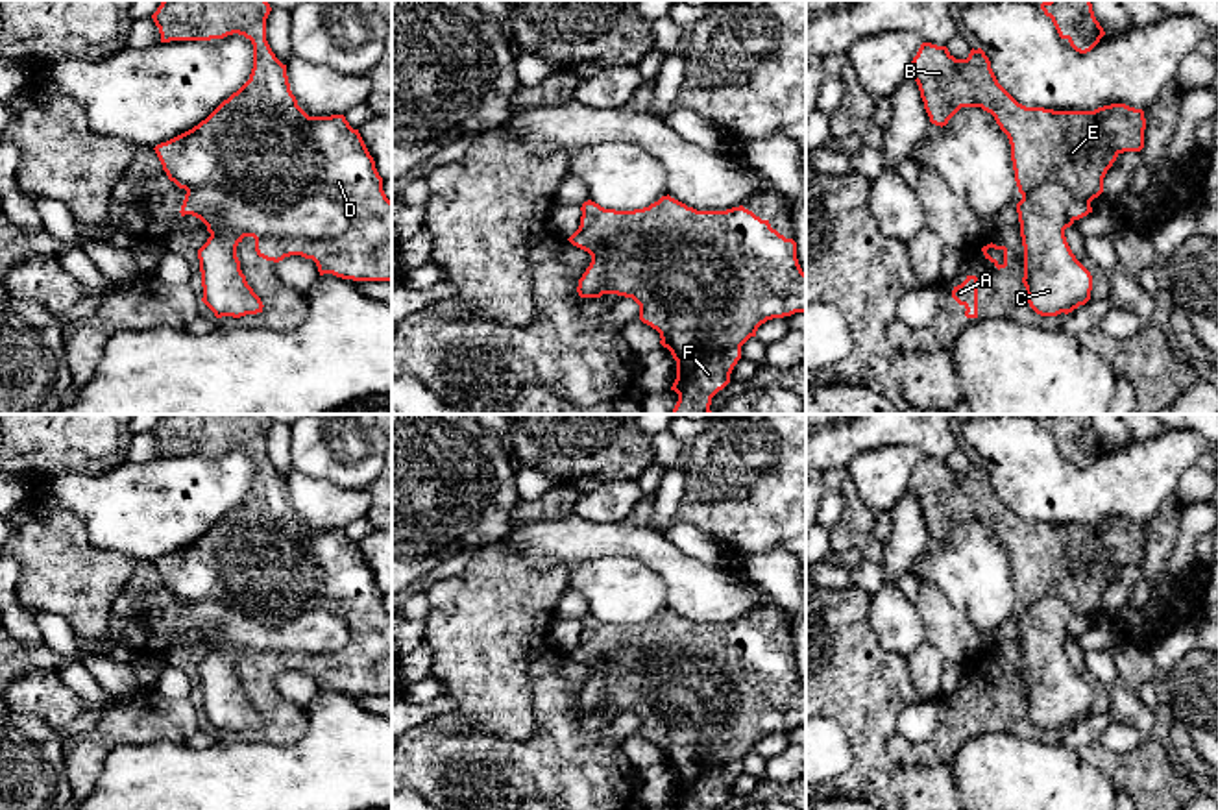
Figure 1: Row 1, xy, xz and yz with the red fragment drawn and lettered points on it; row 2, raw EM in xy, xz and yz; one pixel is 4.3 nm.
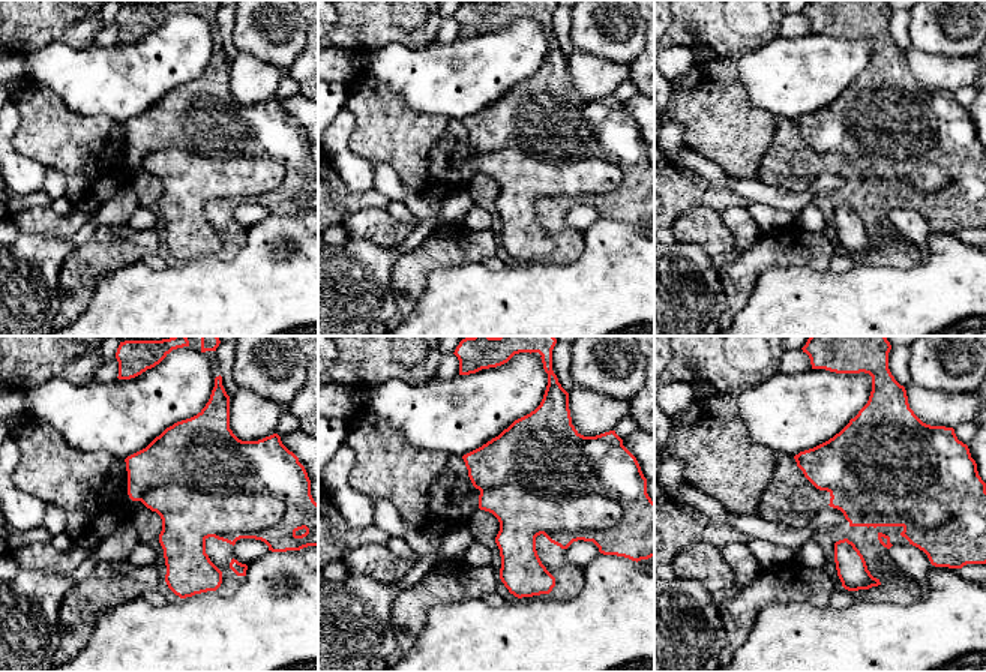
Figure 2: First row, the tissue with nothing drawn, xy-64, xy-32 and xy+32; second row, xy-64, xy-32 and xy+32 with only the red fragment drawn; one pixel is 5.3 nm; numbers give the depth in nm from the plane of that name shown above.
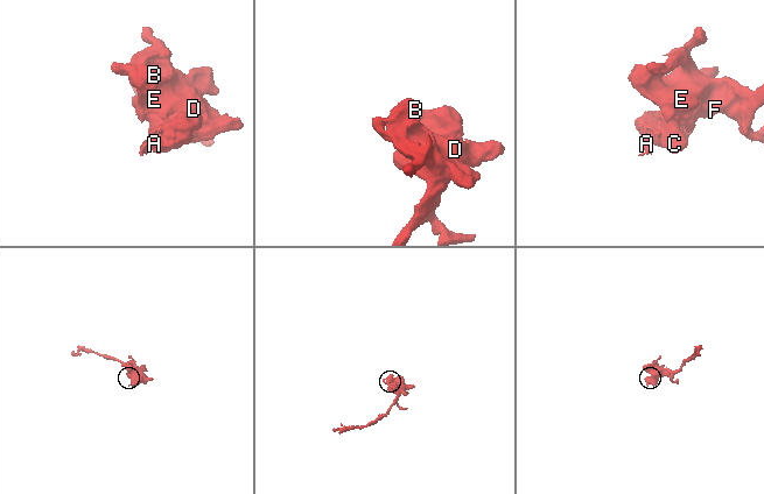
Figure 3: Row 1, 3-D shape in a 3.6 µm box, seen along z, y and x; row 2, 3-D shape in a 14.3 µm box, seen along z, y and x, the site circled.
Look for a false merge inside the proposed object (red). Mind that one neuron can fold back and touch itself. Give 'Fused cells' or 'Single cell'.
Fused cells

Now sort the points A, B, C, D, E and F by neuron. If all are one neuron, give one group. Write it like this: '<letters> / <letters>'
A B D E F / C

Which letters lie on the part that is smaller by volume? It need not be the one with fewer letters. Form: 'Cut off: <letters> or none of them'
Cut off: C

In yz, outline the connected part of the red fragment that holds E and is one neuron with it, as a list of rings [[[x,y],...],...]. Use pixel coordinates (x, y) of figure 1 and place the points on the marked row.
[[[922,43],[907,76],[917,81],[924,109],[935,126],[946,126],[961,107],[981,107],[991,113],[1009,139],[1015,181],[1022,196],[1044,183],[1059,183],[1072,192],[1066,227],[1092,213],[1090,202],[1103,192],[1103,178],[1116,157],[1144,148],[1142,109],[1126,104],[1111,104],[1094,111],[1026,107],[998,83],[981,48],[972,48],[967,59],[956,59],[946,46]]]

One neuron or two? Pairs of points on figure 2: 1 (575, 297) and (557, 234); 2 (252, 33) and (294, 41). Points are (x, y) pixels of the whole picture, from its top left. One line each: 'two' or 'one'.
1: two
2: one

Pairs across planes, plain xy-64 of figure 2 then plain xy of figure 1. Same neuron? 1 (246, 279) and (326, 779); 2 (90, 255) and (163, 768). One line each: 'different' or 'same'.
1: same
2: different

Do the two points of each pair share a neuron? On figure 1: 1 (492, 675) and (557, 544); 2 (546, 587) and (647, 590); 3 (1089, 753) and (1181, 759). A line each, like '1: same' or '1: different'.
1: different
2: different
3: different

